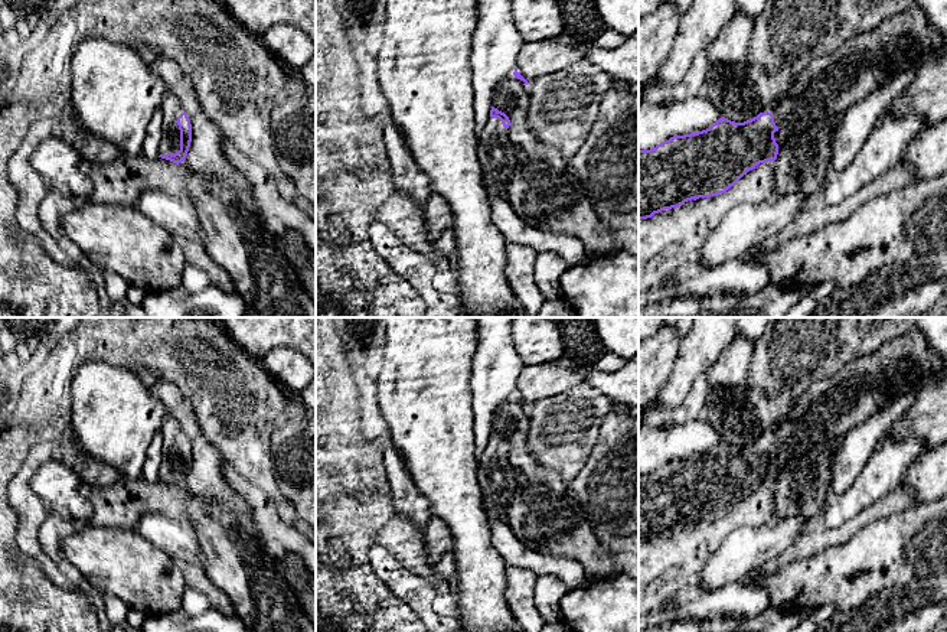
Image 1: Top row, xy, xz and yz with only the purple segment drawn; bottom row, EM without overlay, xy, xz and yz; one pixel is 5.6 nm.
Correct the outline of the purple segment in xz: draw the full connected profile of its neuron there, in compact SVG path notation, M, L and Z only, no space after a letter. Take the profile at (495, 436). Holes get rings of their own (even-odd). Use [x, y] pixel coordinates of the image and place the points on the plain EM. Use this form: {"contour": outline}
{"contour": "M492 430L490 442L479 456L477 478L481 486L481 499L489 518L506 521L507 506L516 499L520 489L520 476L510 466L509 440Z"}

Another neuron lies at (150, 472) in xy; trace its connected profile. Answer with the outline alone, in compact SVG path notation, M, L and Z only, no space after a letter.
M157 431L147 447L147 457L141 475L141 478L144 478L150 483L156 483L160 479L159 468L161 463L161 444L161 433Z

